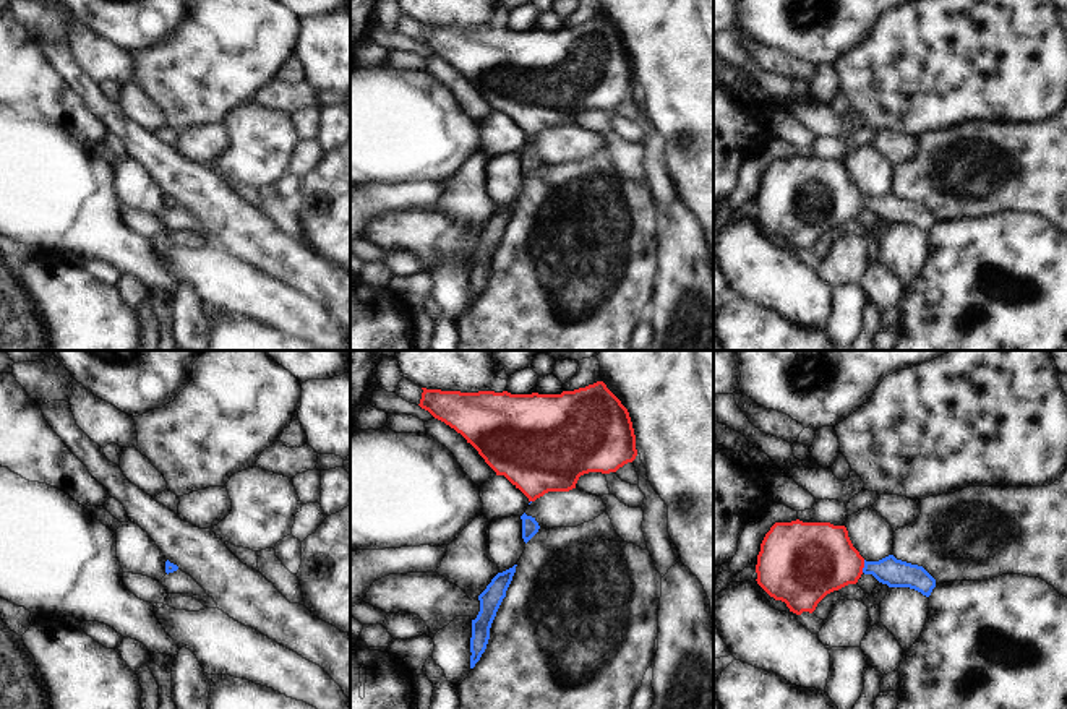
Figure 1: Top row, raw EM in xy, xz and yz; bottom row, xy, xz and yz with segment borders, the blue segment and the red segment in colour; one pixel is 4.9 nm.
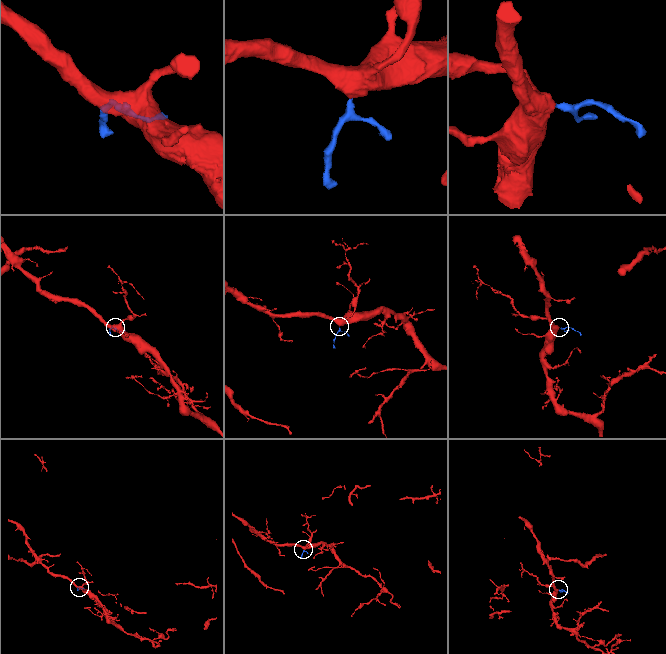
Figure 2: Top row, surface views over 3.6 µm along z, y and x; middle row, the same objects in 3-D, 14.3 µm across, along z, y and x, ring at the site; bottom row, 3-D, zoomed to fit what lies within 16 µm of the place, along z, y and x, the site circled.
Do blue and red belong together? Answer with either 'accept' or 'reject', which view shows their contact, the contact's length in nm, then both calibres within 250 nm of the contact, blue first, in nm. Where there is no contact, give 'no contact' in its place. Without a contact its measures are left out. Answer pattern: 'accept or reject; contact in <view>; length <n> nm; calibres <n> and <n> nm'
accept; contact in yz; length 70 nm; calibres 140 and 360 nm

